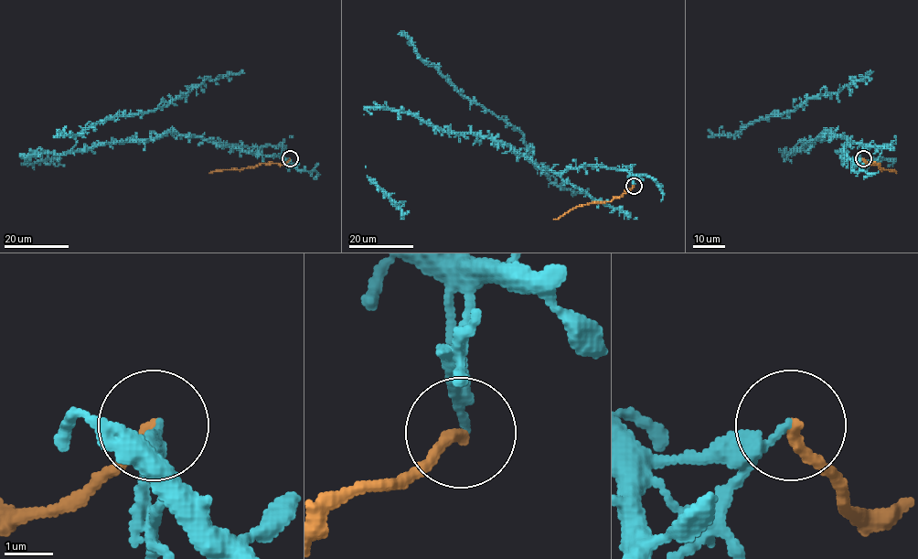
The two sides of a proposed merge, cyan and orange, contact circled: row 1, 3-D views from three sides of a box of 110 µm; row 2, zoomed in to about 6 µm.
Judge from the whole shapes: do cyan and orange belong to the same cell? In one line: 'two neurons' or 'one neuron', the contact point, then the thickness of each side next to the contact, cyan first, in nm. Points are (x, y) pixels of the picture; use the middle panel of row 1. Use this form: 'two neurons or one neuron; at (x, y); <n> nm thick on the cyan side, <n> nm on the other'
two neurons; at (634, 186); 190 nm thick on the cyan side, 260 nm on the other

